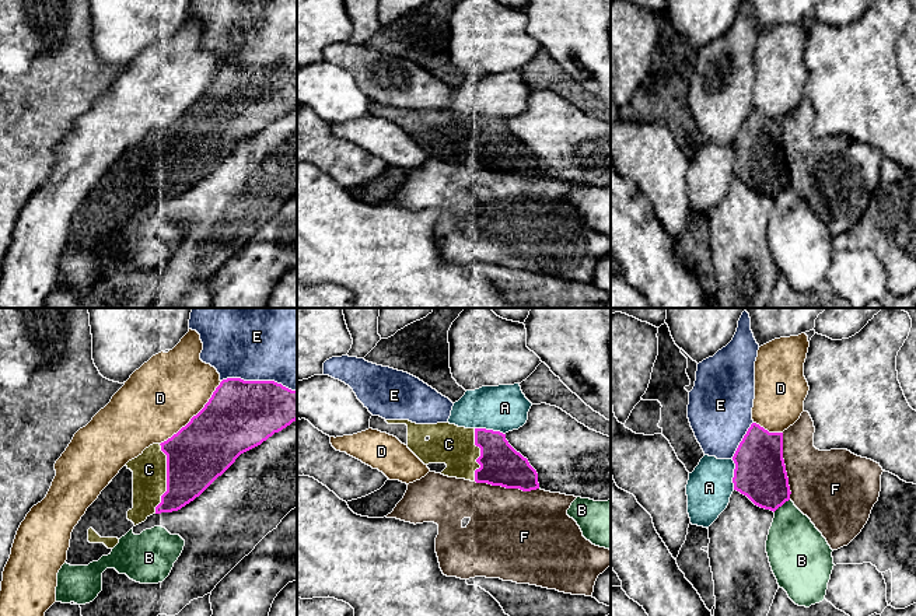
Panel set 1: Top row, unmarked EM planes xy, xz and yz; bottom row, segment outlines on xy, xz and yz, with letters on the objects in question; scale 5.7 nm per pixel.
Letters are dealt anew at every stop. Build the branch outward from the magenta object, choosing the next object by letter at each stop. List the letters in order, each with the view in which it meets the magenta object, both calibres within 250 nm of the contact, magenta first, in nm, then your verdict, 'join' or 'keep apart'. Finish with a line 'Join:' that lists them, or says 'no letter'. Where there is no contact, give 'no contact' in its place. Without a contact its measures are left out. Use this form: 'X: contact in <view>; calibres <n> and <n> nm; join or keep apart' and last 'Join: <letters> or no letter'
A: contact in xz; calibres 240 and 260 nm; keep apart
B: contact in yz; calibres 300 and 320 nm; keep apart
C: contact in xy; calibres 360 and 190 nm; join
D: contact in xy; calibres 380 and 420 nm; keep apart
E: contact in xy; calibres 400 and 500 nm; keep apart
F: contact in yz; calibres 300 and 400 nm; keep apart
Join: C

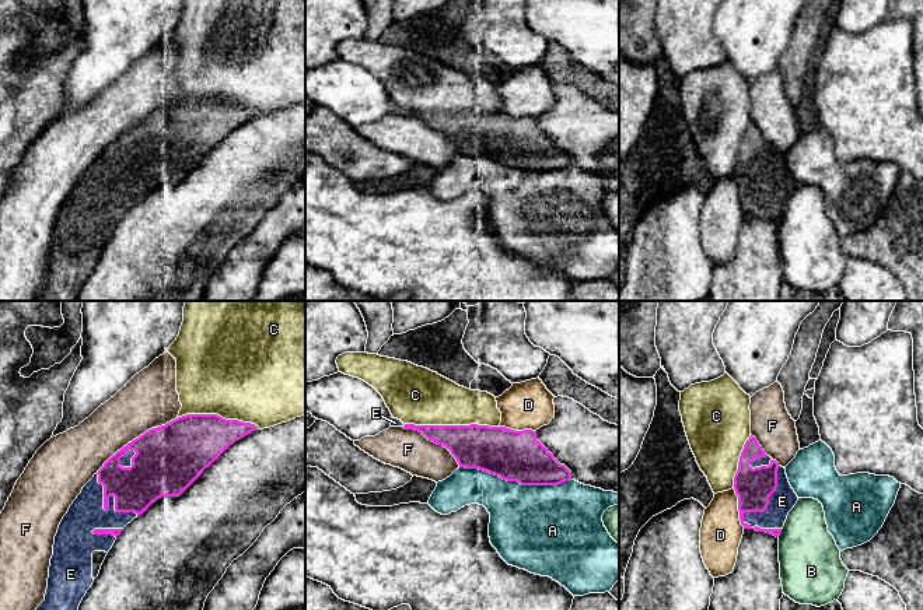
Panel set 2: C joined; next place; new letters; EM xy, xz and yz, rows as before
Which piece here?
A: contact in xz; calibres 280 and 440 nm; keep apart
B: contact in yz; calibres 160 and 360 nm; keep apart
C: contact in xz; calibres 260 and 320 nm; keep apart
D: contact in yz; calibres 200 and 240 nm; keep apart
E: contact in yz; calibres 200 and 150 nm; join
F: contact in xy; calibres 380 and 320 nm; keep apart
Join: E

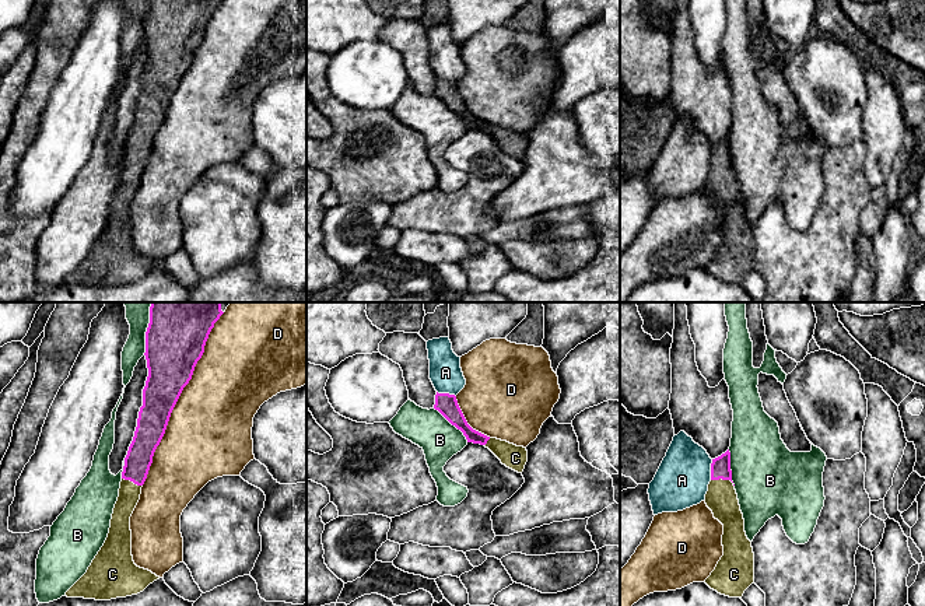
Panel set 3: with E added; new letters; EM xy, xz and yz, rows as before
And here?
A: contact in yz; calibres 110 and 300 nm; keep apart
B: contact in xy; calibres 380 and 150 nm; keep apart
C: contact in yz; calibres 110 and 180 nm; join
D: contact in xy; calibres 300 and 480 nm; keep apart
Join: C

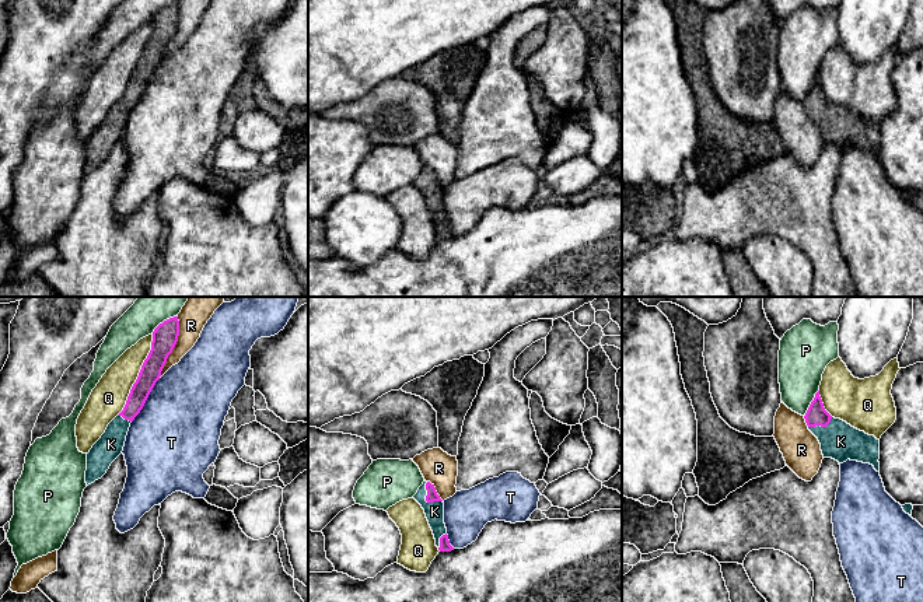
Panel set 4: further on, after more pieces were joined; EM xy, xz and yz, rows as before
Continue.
K: contact in xz; calibres 70 and 110 nm; join
P: contact in yz; calibres 120 and 280 nm; keep apart
Q: contact in xy; calibres 140 and 200 nm; keep apart
R: contact in xy; calibres 140 and 170 nm; keep apart
T: contact in xy; calibres 120 and 480 nm; keep apart
Join: K

